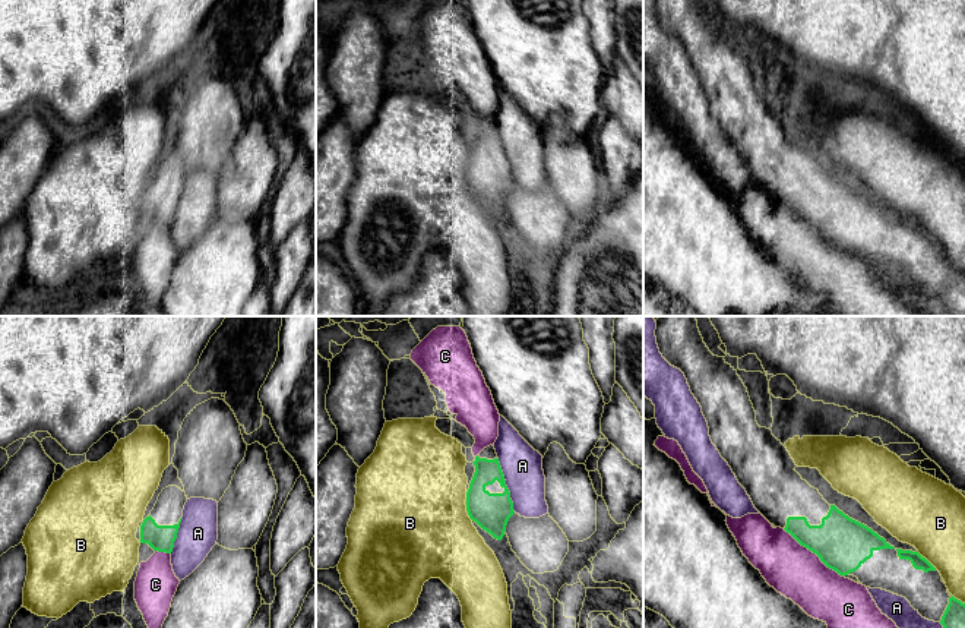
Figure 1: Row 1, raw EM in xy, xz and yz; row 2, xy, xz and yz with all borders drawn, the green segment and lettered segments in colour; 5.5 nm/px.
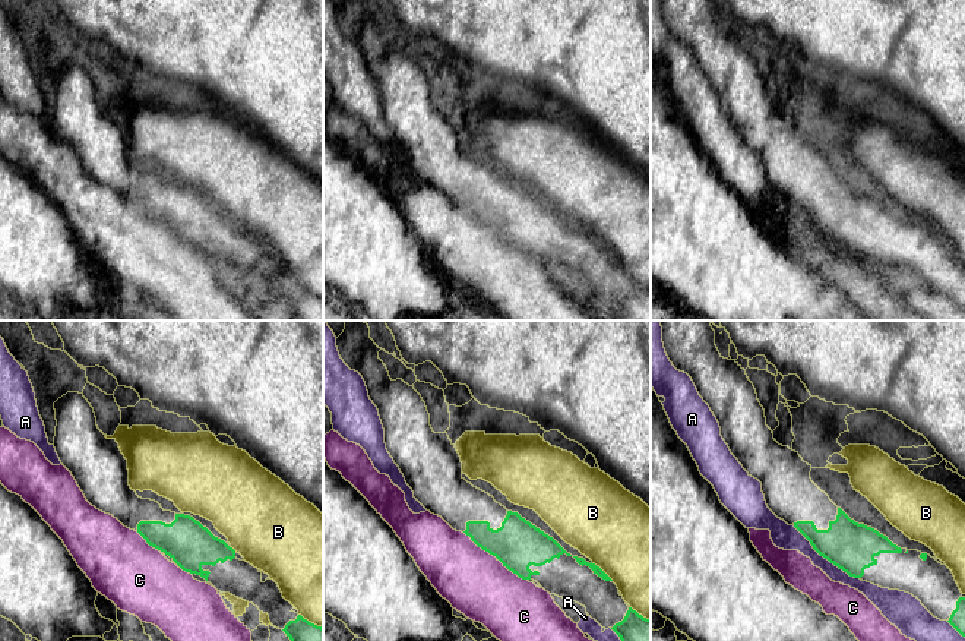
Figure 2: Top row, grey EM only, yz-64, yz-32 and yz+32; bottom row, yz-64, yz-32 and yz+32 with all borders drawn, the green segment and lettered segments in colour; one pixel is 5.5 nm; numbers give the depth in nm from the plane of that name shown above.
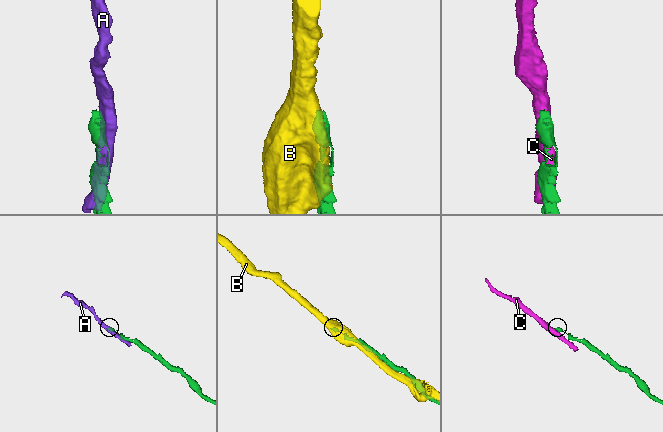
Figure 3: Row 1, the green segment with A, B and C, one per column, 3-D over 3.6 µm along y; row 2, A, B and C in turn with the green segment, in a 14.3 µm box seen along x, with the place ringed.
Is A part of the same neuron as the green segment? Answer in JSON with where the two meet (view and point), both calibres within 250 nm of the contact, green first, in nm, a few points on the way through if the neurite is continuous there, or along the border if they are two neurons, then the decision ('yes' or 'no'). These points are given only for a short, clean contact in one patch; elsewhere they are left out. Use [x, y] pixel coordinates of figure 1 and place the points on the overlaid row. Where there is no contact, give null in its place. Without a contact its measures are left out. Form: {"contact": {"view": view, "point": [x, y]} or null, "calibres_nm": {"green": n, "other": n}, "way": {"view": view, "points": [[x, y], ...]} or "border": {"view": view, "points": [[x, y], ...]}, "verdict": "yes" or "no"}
{"contact": {"view": "xz", "point": [505, 485]}, "calibres_nm": {"green": 200, "other": 220}, "verdict": "no"}

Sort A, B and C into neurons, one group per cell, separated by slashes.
A / B / C

